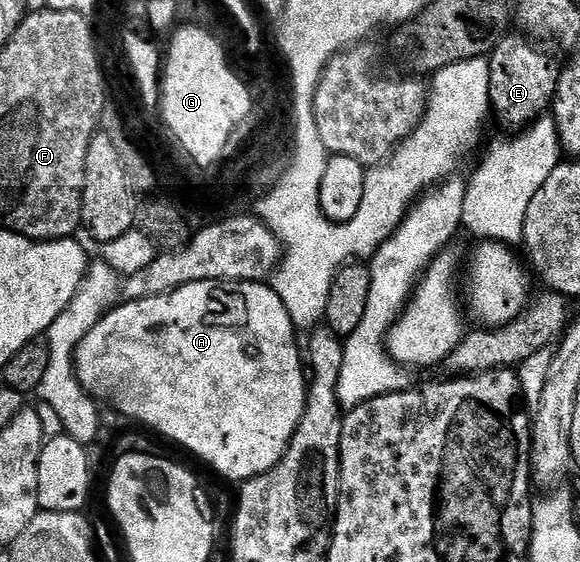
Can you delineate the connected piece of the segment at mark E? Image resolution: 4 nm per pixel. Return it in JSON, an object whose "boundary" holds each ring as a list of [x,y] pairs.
{"boundary":[[[509,32],[487,57],[490,68],[490,110],[508,132],[523,128],[541,117],[551,107],[556,97],[556,86],[560,82],[561,63],[535,50],[531,44],[523,33]]]}

